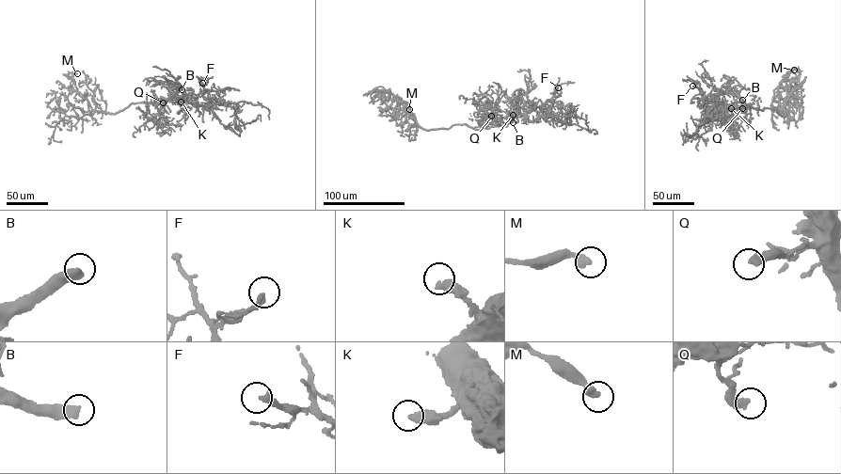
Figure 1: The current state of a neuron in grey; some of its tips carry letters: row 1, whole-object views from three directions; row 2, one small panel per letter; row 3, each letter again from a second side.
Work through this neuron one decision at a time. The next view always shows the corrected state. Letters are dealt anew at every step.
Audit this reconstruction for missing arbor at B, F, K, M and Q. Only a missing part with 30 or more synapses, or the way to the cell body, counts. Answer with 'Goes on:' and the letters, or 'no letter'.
Goes on: B, K

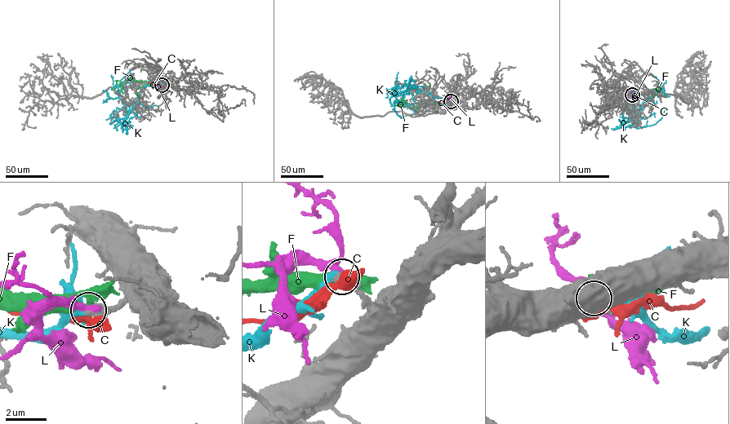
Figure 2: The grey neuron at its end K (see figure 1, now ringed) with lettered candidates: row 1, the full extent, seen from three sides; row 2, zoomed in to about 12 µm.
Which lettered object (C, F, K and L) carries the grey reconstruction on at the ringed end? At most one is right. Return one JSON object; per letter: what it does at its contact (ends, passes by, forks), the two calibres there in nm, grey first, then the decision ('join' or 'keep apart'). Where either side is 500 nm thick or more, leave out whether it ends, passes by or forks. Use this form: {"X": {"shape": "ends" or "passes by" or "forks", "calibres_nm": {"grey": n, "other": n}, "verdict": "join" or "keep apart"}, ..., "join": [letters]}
{"C": {"calibres_nm": {"grey": 600, "other": 480}, "verdict": "keep apart"}, "F": {"calibres_nm": {"grey": 550, "other": 360}, "verdict": "keep apart"}, "K": {"calibres_nm": {"grey": 500, "other": 280}, "verdict": "keep apart"}, "L": {"calibres_nm": {"grey": 550, "other": 240}, "verdict": "join"}, "join": ["L"]}

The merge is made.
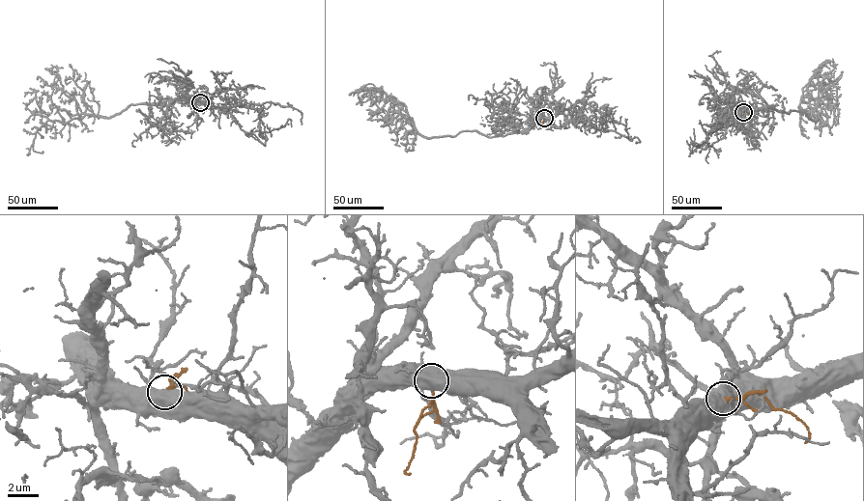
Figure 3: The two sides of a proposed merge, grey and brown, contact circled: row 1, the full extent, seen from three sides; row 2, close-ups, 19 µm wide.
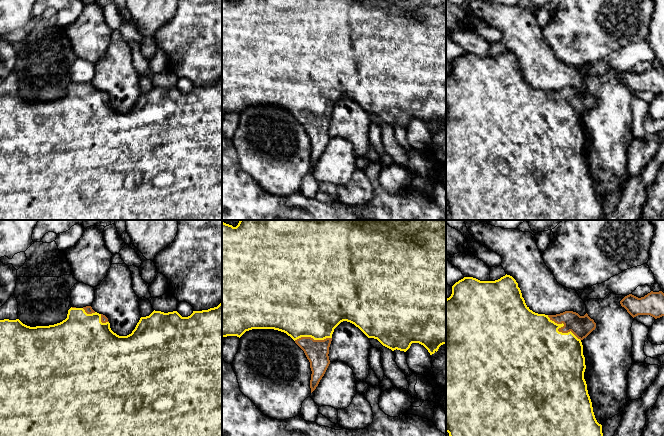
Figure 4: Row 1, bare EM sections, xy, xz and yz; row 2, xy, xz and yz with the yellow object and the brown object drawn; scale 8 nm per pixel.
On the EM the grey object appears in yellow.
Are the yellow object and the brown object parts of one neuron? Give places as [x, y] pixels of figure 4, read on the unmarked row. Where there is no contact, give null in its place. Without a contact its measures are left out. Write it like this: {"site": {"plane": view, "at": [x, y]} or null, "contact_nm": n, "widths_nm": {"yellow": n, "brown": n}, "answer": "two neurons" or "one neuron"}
{"site": {"plane": "yz", "at": [557, 106]}, "contact_nm": 340, "widths_nm": {"yellow": 500, "brown": 180}, "answer": "one neuron"}

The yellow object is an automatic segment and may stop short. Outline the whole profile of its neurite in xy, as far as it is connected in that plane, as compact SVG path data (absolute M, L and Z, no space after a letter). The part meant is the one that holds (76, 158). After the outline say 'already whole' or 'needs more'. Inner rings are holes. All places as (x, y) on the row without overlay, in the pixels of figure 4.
M222 78L208 86L193 87L188 93L182 93L177 87L164 89L154 86L149 92L141 93L127 112L114 109L108 94L95 88L91 82L71 83L65 96L49 102L30 103L19 95L0 96L0 220L222 220Z; needs more

